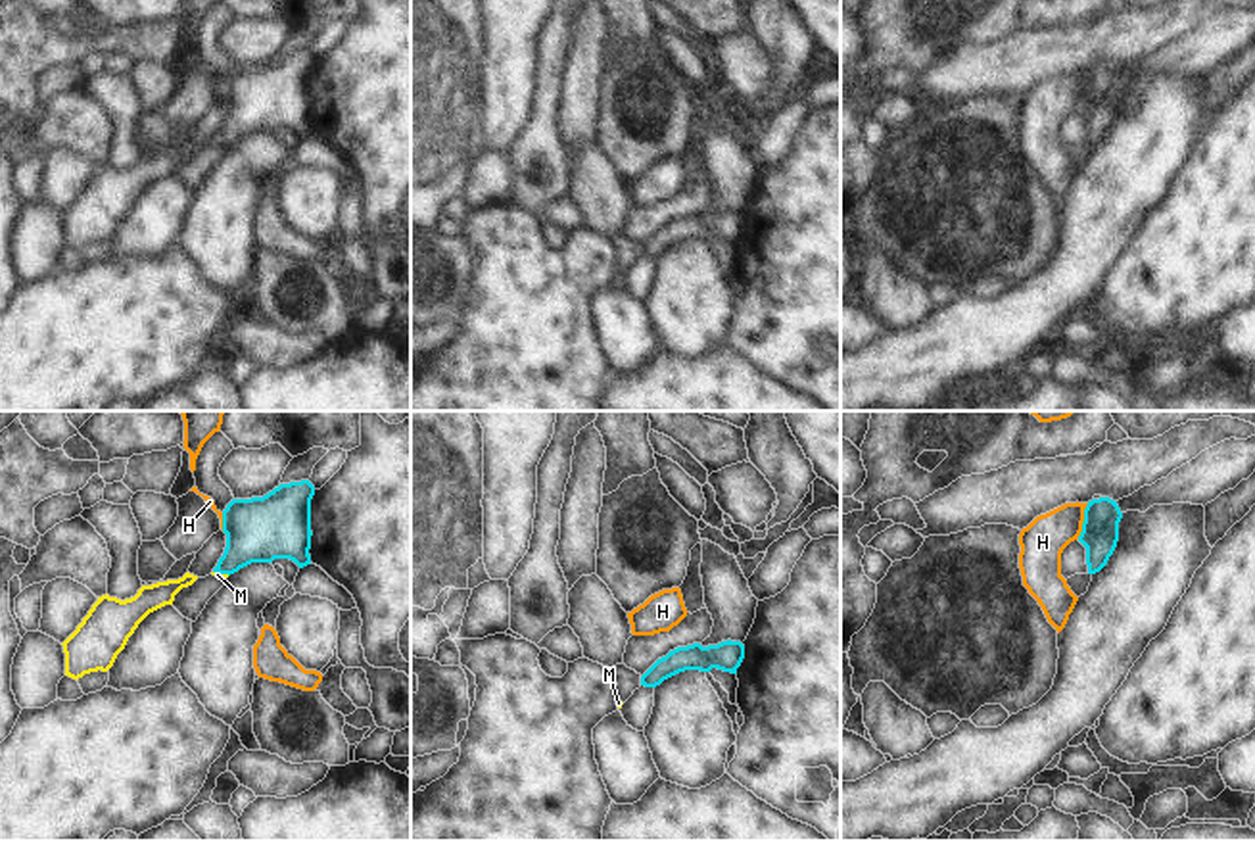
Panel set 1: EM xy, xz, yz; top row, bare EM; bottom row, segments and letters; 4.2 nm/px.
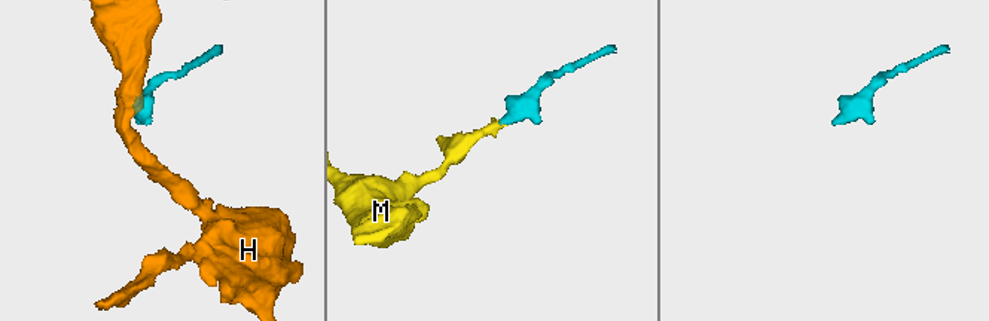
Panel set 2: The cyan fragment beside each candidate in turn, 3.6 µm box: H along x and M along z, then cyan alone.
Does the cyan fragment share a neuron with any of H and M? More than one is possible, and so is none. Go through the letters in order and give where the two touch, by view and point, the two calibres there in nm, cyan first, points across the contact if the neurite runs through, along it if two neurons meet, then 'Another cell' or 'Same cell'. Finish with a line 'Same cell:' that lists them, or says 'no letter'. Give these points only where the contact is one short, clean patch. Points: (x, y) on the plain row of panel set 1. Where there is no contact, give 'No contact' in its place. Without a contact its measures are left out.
H: Touches cyan at yz (1085, 91). Thickness 160 nm (cyan) against 190 nm. Boundary: yz (1089, 73), (1083, 85), (1083, 100), (1077, 108). Another cell
M: Touches cyan at xy (221, 143). Thickness 280 nm (cyan) against 20 nm. Path across: xy (261, 98), (221, 143), (217, 144). Same cell
Same cell: M

